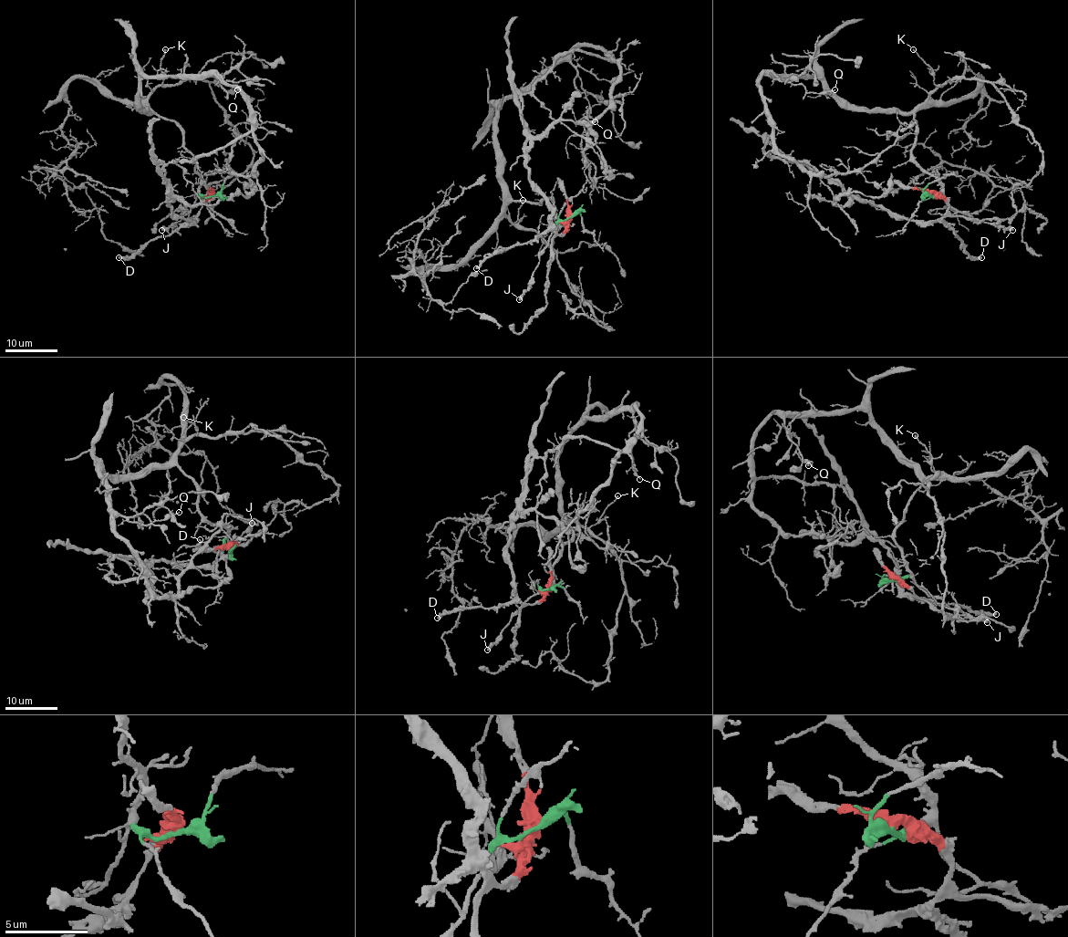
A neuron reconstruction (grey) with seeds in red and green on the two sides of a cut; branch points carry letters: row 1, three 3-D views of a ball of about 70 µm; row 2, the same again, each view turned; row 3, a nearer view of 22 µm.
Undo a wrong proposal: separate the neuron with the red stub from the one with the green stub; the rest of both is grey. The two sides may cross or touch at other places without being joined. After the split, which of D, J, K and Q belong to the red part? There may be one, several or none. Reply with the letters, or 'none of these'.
D

